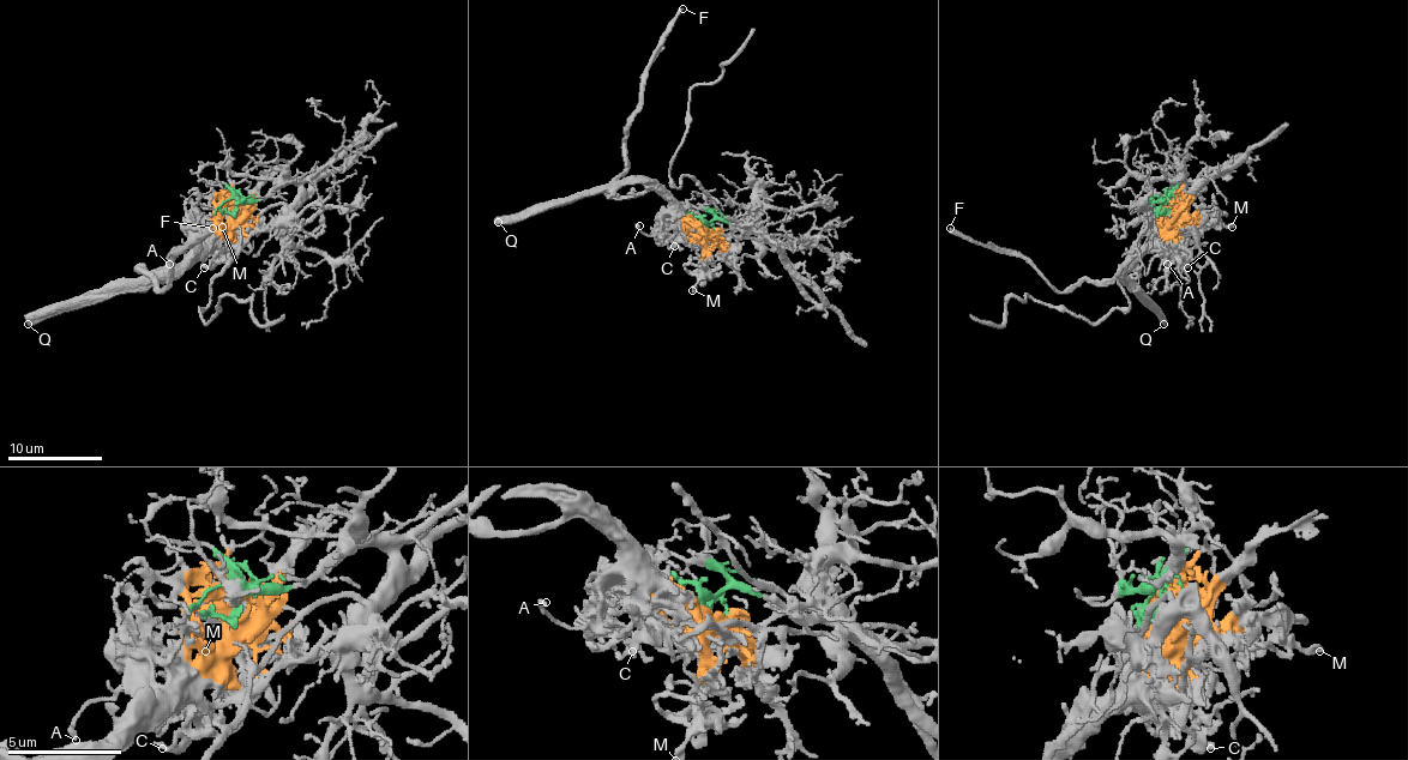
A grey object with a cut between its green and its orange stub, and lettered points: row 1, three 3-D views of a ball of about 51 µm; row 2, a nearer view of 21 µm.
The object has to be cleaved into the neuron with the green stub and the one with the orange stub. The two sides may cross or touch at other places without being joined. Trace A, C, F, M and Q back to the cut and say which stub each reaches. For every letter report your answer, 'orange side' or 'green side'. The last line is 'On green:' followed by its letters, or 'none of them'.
A: orange side
C: orange side
F: orange side
M: orange side
Q: orange side
On green: none of them

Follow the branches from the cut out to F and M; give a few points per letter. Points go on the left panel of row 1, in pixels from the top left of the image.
F: (233, 211), (229, 221), (181, 263), (155, 277), (160, 291), (167, 284), (174, 258), (212, 227)
M: (233, 211), (233, 218), (222, 227)

